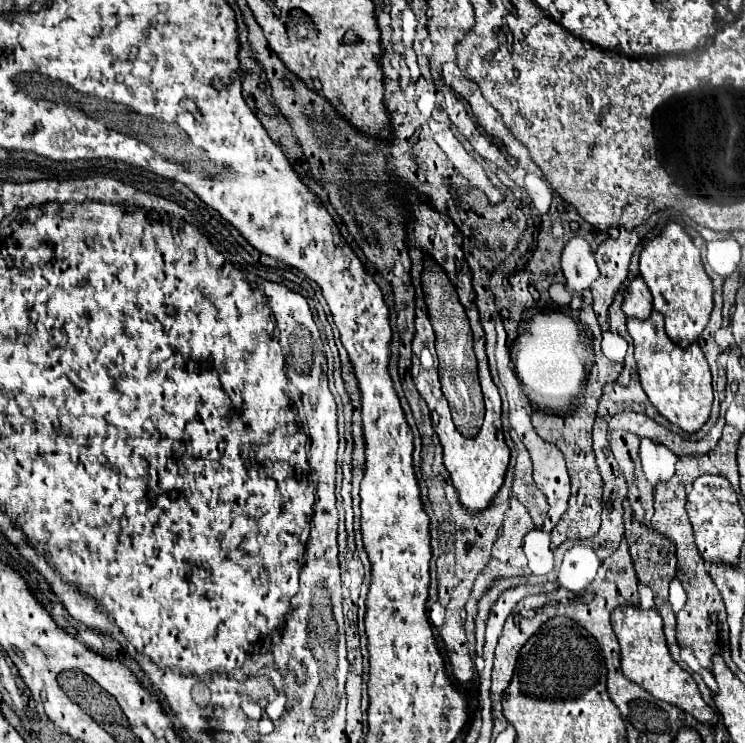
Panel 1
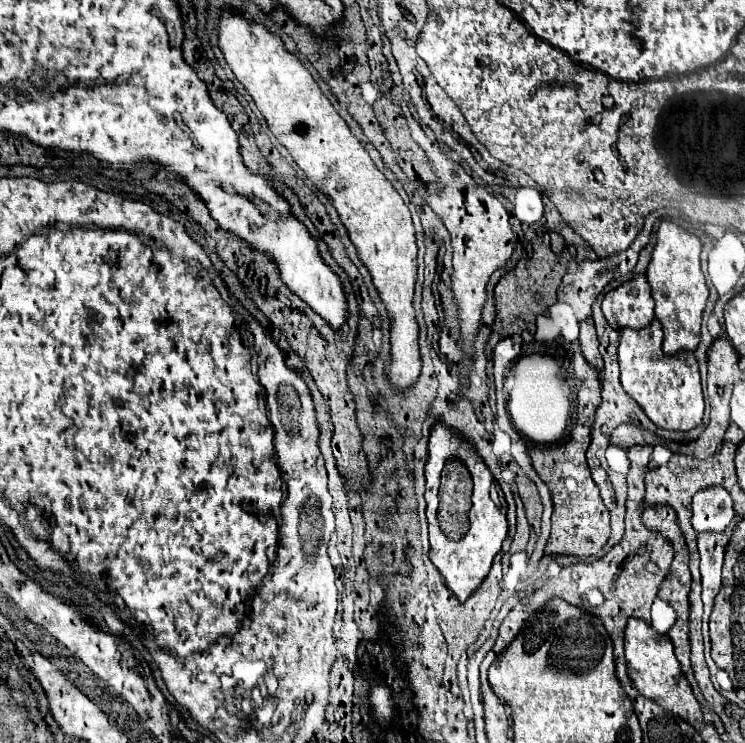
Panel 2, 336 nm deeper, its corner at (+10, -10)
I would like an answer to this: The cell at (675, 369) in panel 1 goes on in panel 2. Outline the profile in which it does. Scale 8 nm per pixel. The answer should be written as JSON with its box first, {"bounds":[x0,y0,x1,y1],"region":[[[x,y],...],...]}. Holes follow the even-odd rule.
{"bounds":[620,320,704,432],"region":[[[658,320],[640,330],[620,330],[620,382],[658,428],[688,432],[702,422],[704,414],[698,362],[694,358],[694,352],[676,352],[672,356],[666,356],[662,352],[662,338],[664,332]]]}

